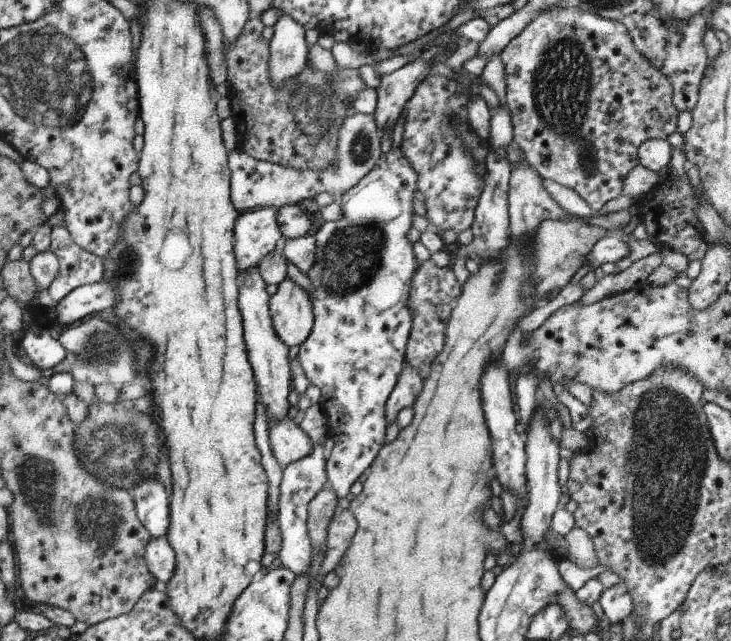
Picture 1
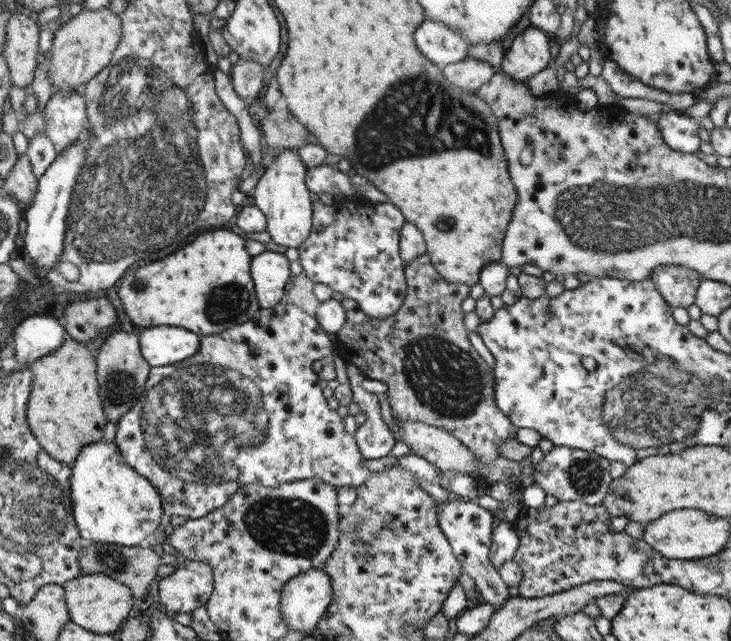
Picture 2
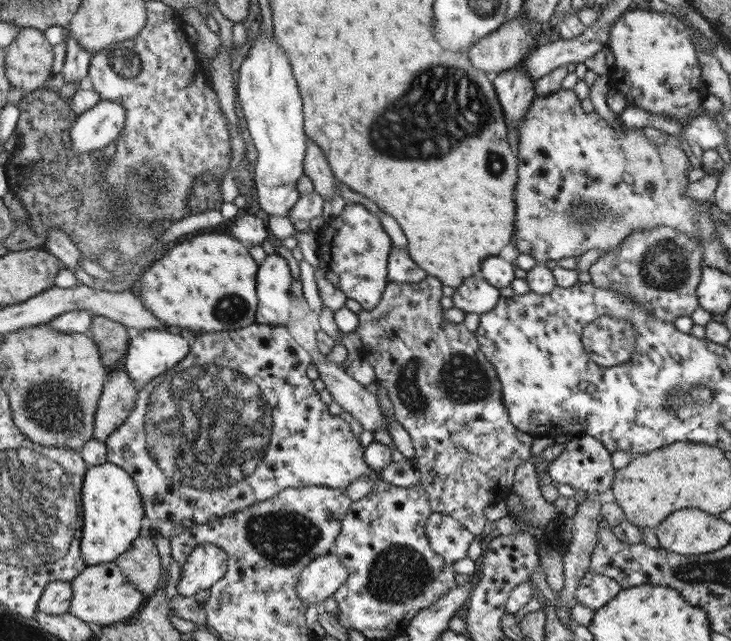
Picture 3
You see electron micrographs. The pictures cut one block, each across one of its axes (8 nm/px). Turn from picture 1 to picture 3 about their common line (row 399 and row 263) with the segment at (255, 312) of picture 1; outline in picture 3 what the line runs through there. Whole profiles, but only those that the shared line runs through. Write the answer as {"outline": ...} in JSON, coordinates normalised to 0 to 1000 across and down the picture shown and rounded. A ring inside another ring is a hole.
{"outline":[[[369,385],[350,426],[350,504],[368,509],[391,509],[395,504],[401,466],[397,456],[399,440],[394,409],[375,385]]]}

